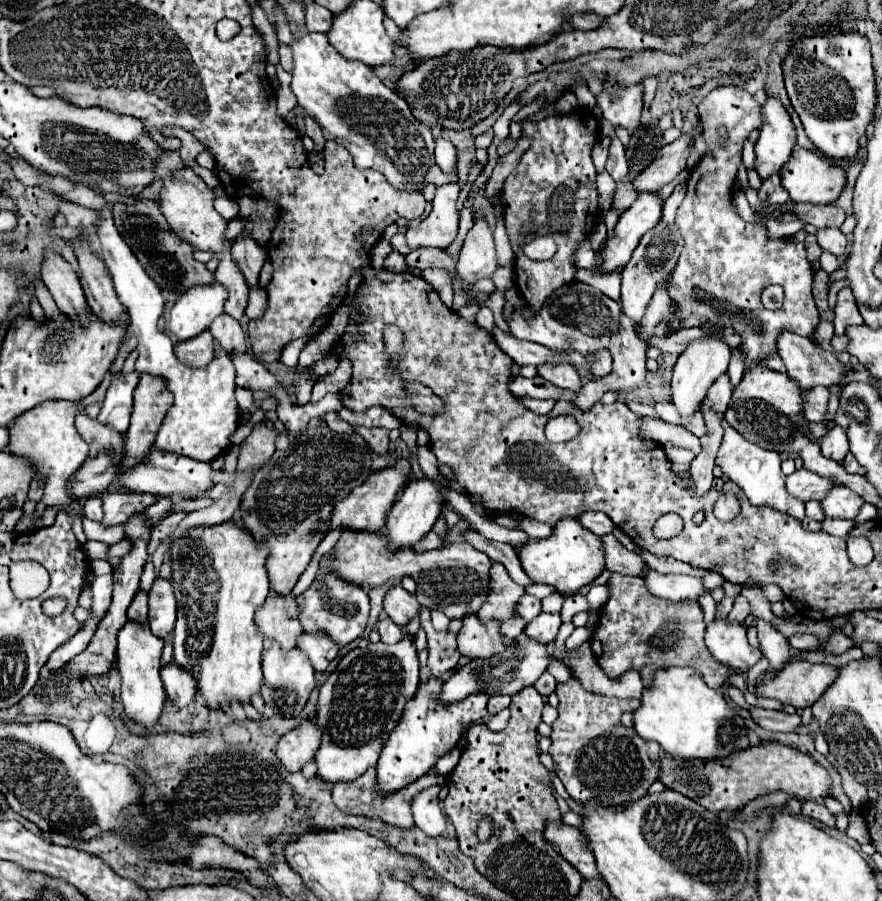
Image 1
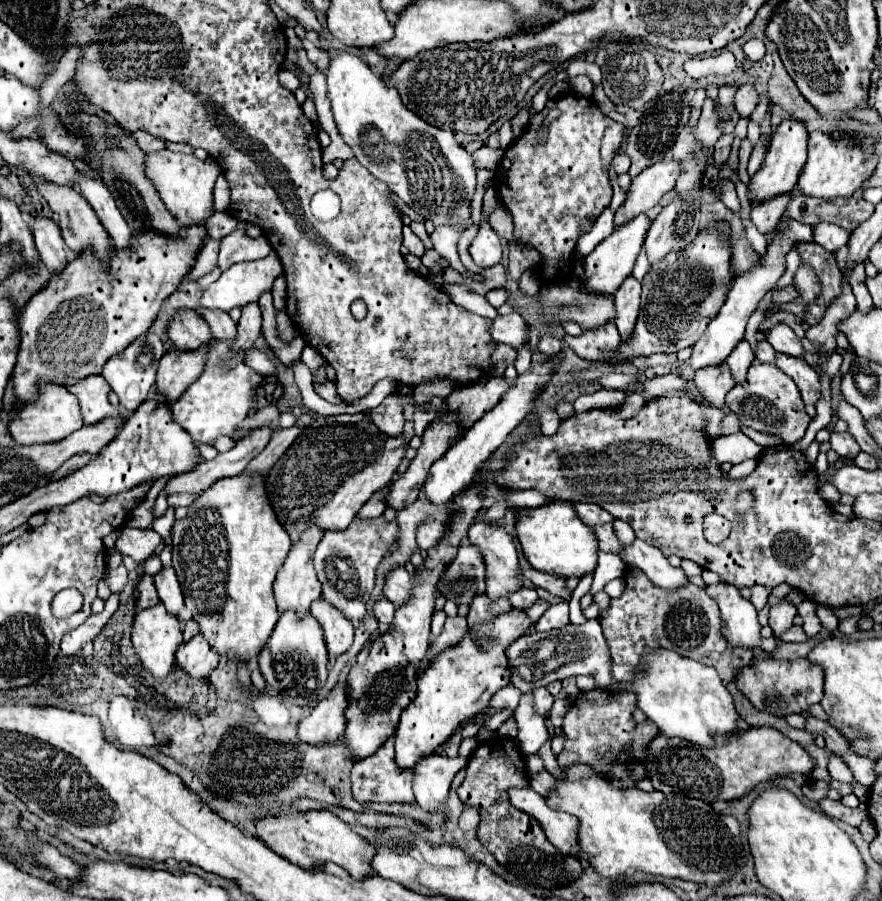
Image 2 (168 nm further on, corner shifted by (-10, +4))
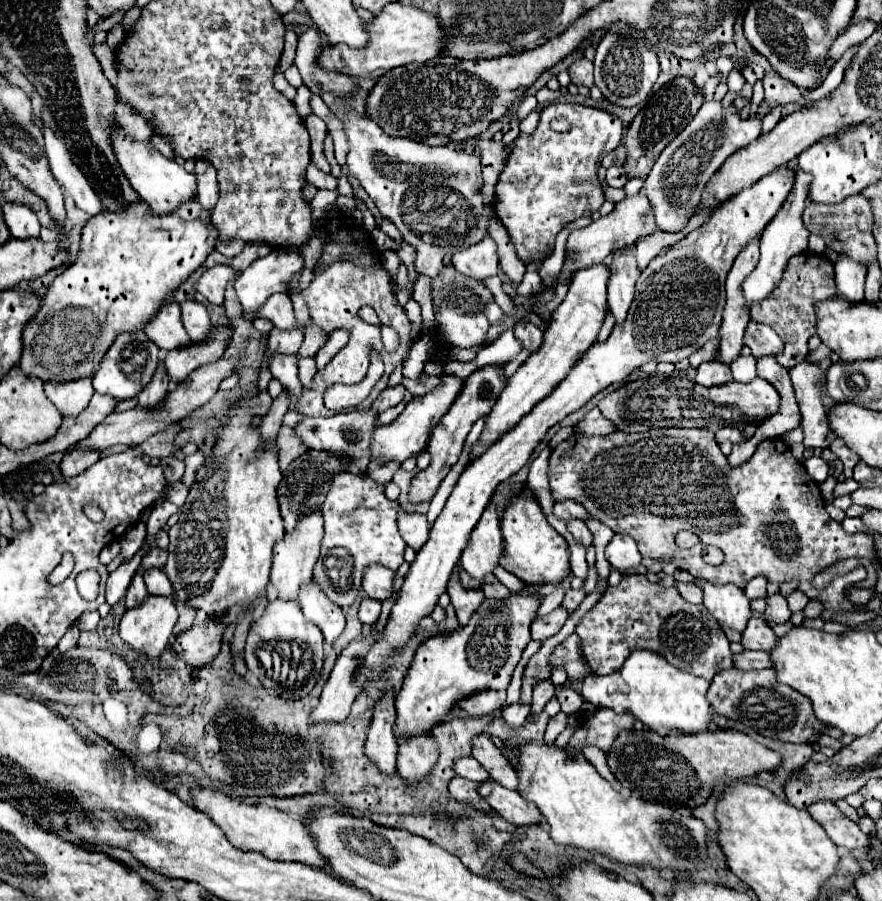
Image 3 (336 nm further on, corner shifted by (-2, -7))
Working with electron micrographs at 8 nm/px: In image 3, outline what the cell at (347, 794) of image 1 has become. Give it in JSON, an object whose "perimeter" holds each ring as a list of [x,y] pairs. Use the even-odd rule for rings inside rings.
{"perimeter":[[[385,691],[375,703],[375,715],[369,727],[365,753],[385,773],[395,773],[397,765],[397,739],[393,735],[395,725],[395,691]]]}

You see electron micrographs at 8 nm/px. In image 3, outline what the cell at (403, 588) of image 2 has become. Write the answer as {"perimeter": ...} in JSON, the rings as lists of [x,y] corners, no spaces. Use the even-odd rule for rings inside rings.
{"perimeter":[[[371,563],[363,573],[363,591],[377,601],[389,599],[393,593],[393,571],[379,567],[379,563]]]}

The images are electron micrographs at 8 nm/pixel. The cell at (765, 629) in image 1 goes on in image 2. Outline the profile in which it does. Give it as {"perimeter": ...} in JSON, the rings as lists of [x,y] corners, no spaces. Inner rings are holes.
{"perimeter":[[[781,602],[777,606],[771,606],[769,612],[769,626],[773,628],[773,634],[779,638],[783,632],[787,632],[787,628],[793,626],[793,618],[797,614],[797,608],[789,602]]]}

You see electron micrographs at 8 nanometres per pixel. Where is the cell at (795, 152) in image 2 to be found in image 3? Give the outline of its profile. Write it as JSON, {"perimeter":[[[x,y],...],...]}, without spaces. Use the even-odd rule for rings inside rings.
{"perimeter":[[[787,165],[777,167],[773,173],[765,175],[763,179],[759,179],[759,183],[755,183],[753,187],[741,191],[739,195],[731,197],[729,201],[723,203],[723,207],[715,209],[713,215],[695,231],[691,231],[685,239],[681,239],[679,243],[675,243],[673,247],[669,247],[667,251],[663,251],[661,255],[657,255],[643,271],[641,277],[637,279],[635,285],[635,299],[631,303],[631,309],[627,313],[627,319],[623,325],[615,325],[609,339],[605,339],[603,343],[595,343],[593,347],[589,347],[589,351],[581,357],[581,361],[575,363],[575,367],[569,371],[569,375],[551,391],[551,395],[547,395],[543,401],[539,401],[539,405],[527,413],[517,427],[509,429],[509,433],[505,433],[499,441],[495,441],[483,455],[479,455],[477,459],[473,459],[467,469],[463,471],[463,475],[459,477],[457,487],[453,489],[453,493],[449,495],[441,515],[437,517],[437,521],[431,527],[429,533],[429,541],[421,547],[421,551],[417,553],[415,561],[411,563],[411,569],[405,577],[405,583],[399,591],[399,599],[391,609],[391,617],[381,633],[381,639],[375,643],[375,647],[371,649],[371,653],[365,657],[363,667],[359,671],[359,675],[363,677],[363,685],[375,681],[379,677],[379,673],[385,669],[385,661],[389,659],[391,651],[405,645],[409,641],[409,637],[415,633],[415,629],[419,627],[419,619],[425,615],[431,615],[433,607],[437,605],[437,599],[441,593],[445,593],[447,589],[447,581],[453,573],[453,567],[459,563],[459,557],[463,553],[463,549],[467,547],[469,535],[473,531],[473,527],[477,525],[477,521],[481,519],[485,507],[489,505],[495,489],[499,483],[503,483],[505,479],[509,479],[513,473],[517,473],[531,457],[531,453],[535,451],[535,447],[543,441],[545,433],[557,425],[559,421],[563,421],[569,413],[581,409],[591,397],[595,397],[599,391],[603,391],[605,387],[609,387],[611,383],[619,383],[623,381],[631,371],[639,369],[643,363],[647,361],[667,361],[667,363],[677,363],[689,355],[693,355],[699,347],[703,347],[703,343],[707,343],[707,339],[715,339],[721,327],[721,315],[723,315],[723,307],[725,307],[725,277],[727,271],[731,269],[731,263],[735,261],[735,255],[739,255],[739,251],[743,251],[743,247],[747,243],[751,243],[751,239],[757,239],[765,225],[777,215],[777,211],[781,209],[783,201],[787,199],[791,187],[793,187],[793,173],[787,171]]]}

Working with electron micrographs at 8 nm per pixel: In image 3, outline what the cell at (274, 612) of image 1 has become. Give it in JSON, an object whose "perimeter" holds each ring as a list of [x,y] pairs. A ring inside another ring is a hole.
{"perimeter":[[[315,509],[315,511],[301,515],[297,525],[293,527],[293,531],[285,531],[283,539],[275,545],[273,567],[271,567],[271,585],[277,589],[279,599],[295,601],[303,581],[309,581],[313,577],[313,567],[315,567],[315,561],[319,559],[321,539],[323,539],[323,515],[321,515],[321,509]]]}

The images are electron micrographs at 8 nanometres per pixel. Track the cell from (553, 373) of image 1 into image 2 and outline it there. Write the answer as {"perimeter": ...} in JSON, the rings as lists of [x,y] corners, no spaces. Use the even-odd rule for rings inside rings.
{"perimeter":[[[543,334],[541,342],[539,342],[539,350],[549,358],[559,358],[561,356],[561,342],[557,338],[553,338],[551,334]]]}

